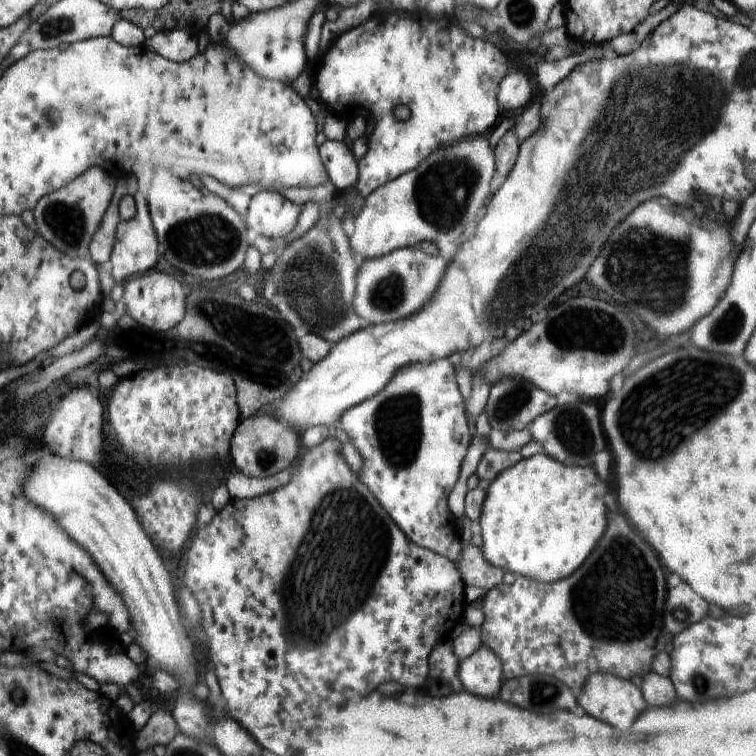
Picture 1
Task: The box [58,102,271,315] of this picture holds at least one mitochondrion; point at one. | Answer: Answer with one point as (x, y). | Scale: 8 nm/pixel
(207, 239)

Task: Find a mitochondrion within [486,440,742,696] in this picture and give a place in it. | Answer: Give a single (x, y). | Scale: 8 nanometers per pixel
(616, 597)

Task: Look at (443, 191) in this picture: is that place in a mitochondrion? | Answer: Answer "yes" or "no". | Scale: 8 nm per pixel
yes

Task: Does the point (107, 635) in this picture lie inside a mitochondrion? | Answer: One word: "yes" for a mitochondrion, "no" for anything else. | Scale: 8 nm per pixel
no

